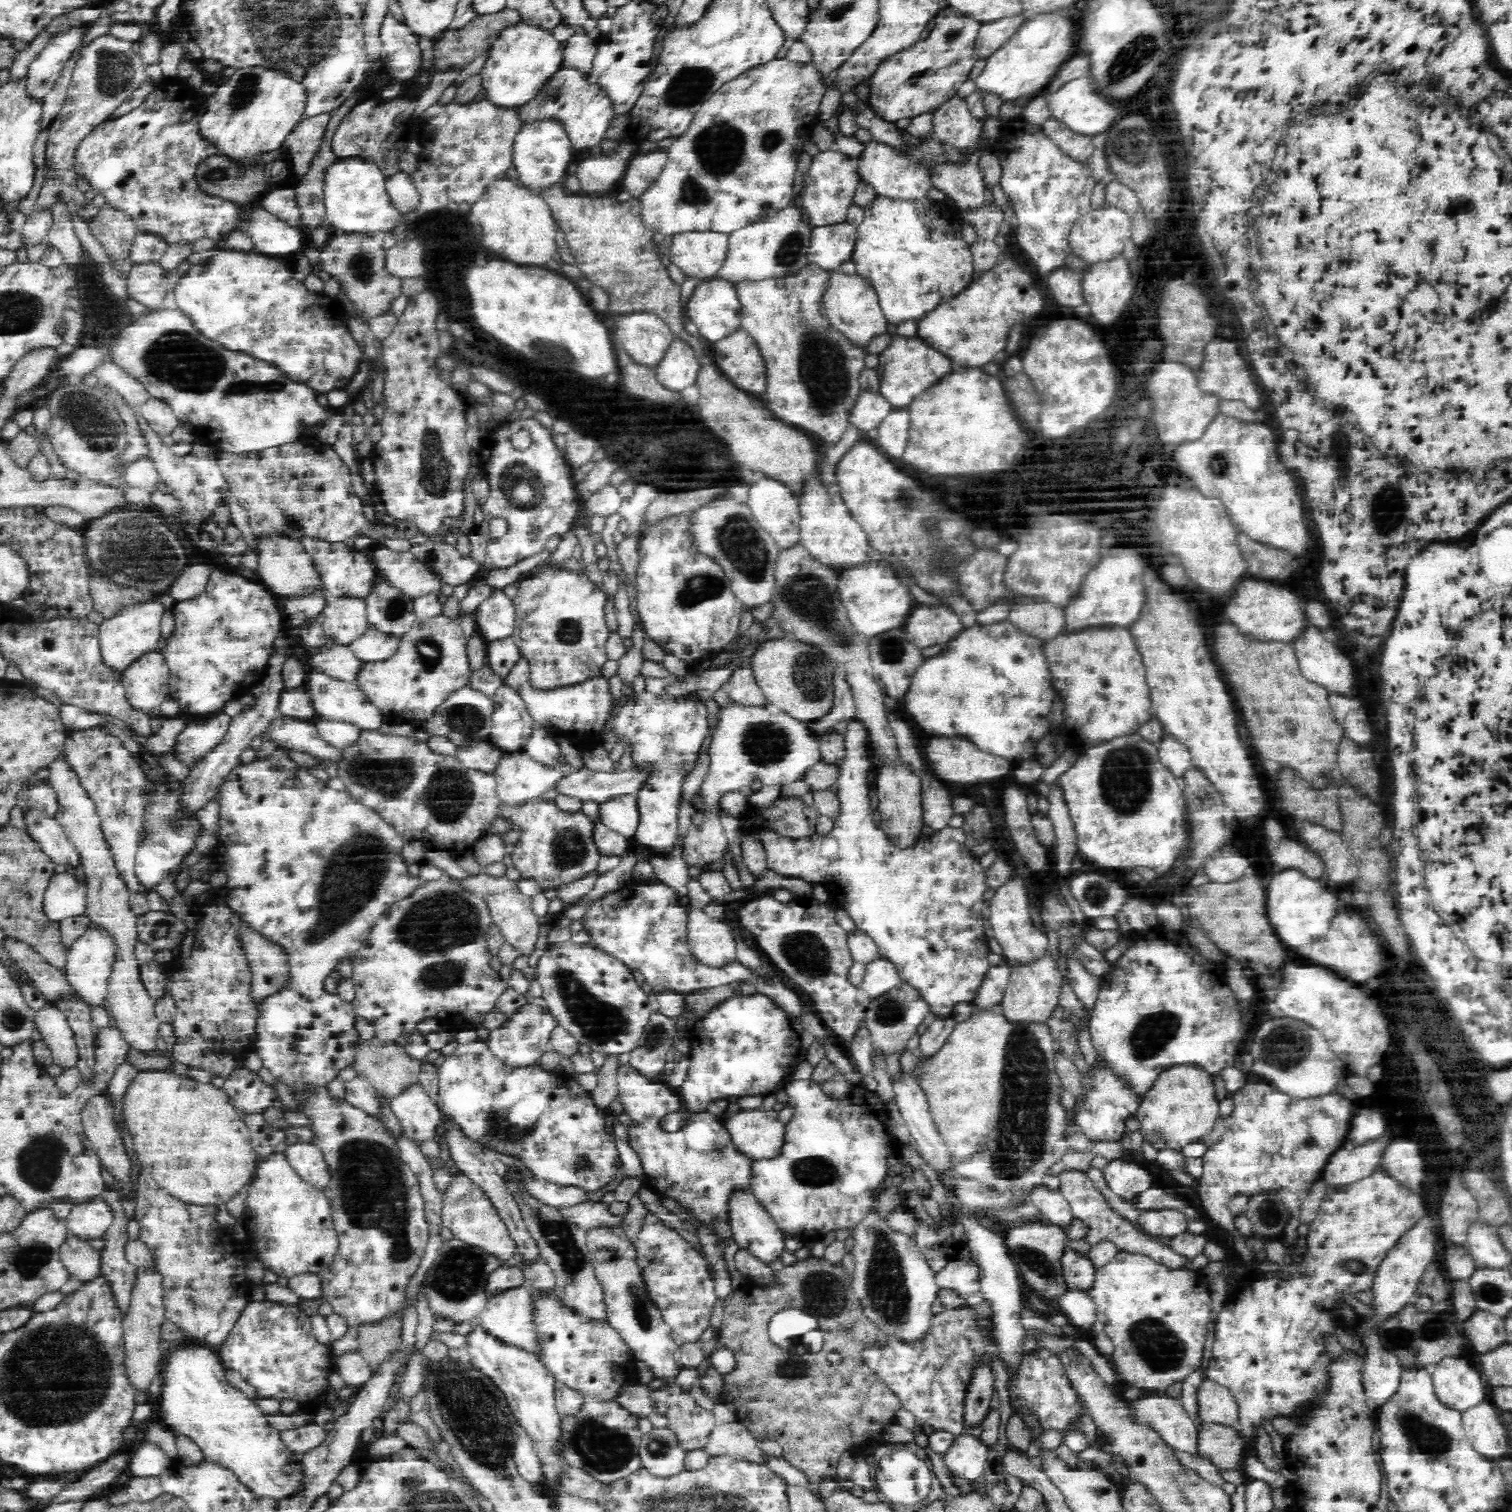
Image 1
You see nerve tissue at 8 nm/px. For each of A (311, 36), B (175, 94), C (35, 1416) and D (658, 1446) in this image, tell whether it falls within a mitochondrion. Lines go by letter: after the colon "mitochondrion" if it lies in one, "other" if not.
A: mitochondrion
B: other
C: mitochondrion
D: mitochondrion

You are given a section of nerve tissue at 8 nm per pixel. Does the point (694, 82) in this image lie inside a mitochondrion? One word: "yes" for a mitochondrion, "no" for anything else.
yes

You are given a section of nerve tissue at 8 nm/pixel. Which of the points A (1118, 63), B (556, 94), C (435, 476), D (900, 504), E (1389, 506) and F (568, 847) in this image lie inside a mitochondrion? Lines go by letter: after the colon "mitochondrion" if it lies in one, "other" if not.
A: mitochondrion
B: mitochondrion
C: mitochondrion
D: mitochondrion
E: other
F: mitochondrion

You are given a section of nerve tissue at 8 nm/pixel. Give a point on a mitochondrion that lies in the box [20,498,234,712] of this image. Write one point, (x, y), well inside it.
(126, 544)

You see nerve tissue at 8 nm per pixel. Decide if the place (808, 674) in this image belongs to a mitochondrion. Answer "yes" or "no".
yes

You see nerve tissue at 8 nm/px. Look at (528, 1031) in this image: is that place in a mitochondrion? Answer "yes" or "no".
yes

